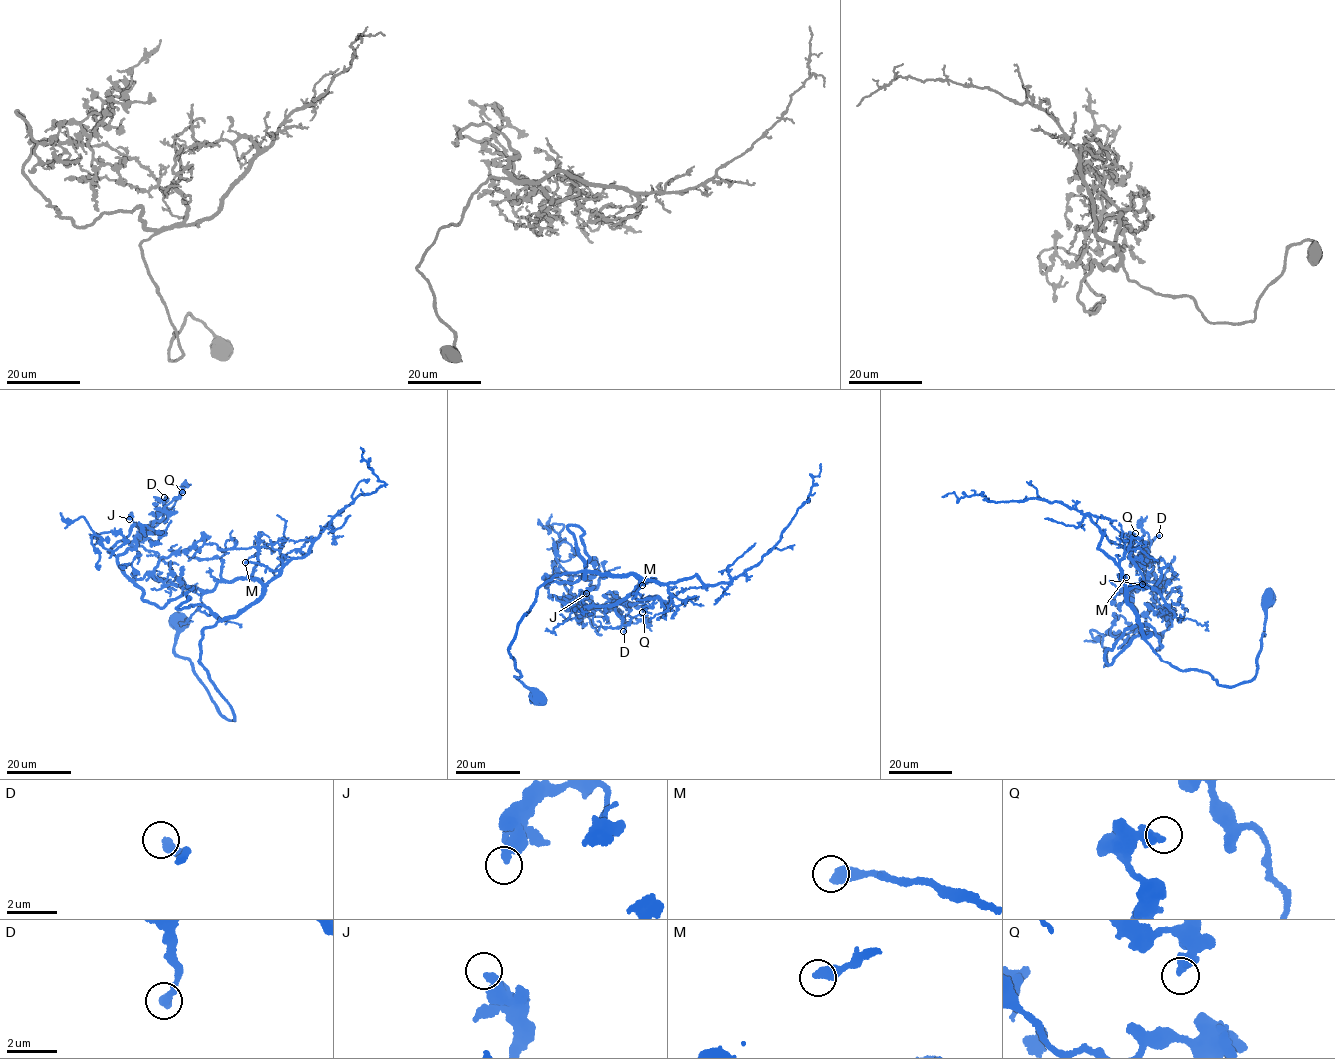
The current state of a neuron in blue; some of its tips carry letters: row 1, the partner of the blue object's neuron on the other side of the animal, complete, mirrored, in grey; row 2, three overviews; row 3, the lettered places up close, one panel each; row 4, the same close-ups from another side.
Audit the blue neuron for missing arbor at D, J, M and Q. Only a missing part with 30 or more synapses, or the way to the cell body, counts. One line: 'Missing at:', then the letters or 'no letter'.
Missing at: M

